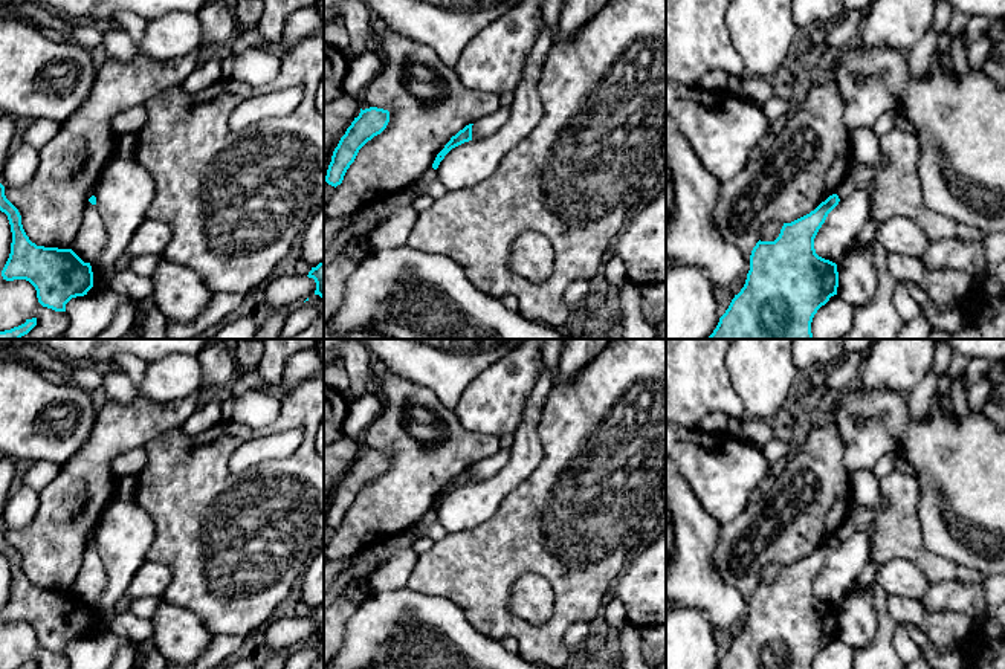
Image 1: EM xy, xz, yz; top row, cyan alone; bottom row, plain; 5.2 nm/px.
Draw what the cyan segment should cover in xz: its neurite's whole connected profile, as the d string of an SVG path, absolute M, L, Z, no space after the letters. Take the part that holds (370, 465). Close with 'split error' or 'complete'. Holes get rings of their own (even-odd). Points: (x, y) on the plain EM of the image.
M377 449L365 452L360 451L359 458L354 460L333 493L325 524L334 530L341 527L359 492L374 478L380 477L386 470L388 464L388 452Z; complete

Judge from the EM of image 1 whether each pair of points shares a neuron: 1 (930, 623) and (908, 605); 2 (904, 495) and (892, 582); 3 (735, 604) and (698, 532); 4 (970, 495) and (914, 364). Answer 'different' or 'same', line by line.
1: same
2: different
3: same
4: different

